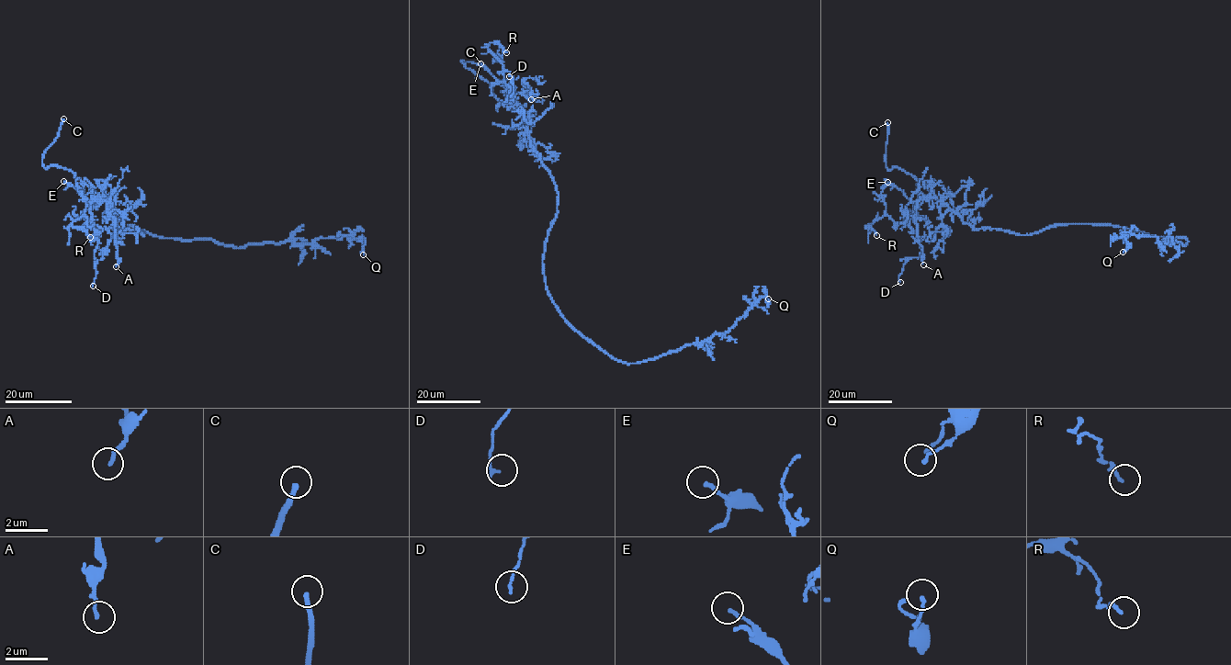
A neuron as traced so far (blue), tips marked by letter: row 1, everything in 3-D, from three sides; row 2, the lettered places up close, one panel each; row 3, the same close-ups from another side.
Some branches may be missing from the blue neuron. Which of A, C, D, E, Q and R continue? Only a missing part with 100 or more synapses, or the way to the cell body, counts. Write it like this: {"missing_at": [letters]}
{"missing_at": ["C"]}

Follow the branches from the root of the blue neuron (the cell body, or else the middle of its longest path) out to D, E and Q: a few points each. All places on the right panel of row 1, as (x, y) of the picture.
D: (1094, 224), (1030, 234), (976, 229), (923, 197), (909, 220), (920, 253), (905, 263), (900, 282)
E: (1094, 224), (1053, 225), (1030, 234), (1016, 234), (999, 229), (976, 229), (935, 198), (911, 201), (887, 182)
Q: (1094, 224), (1187, 240), (1183, 245), (1127, 234), (1121, 237), (1127, 243), (1123, 252)

